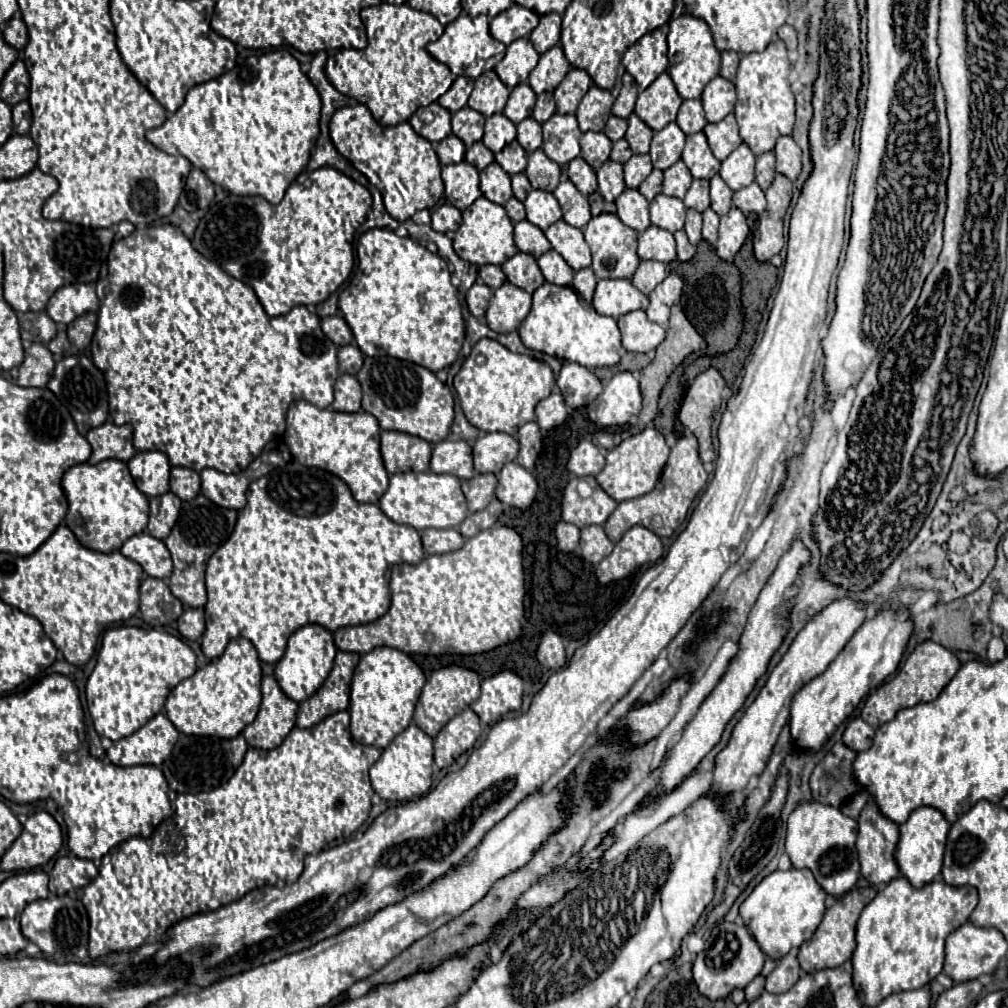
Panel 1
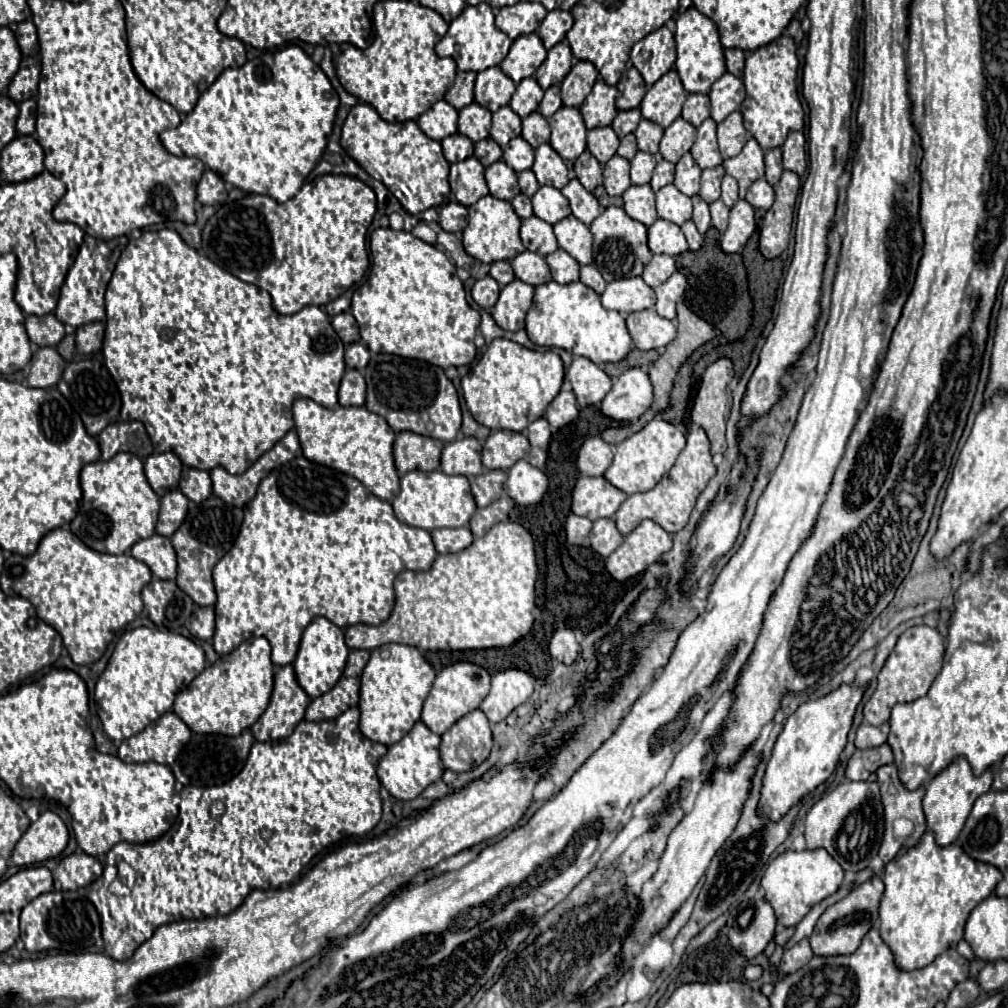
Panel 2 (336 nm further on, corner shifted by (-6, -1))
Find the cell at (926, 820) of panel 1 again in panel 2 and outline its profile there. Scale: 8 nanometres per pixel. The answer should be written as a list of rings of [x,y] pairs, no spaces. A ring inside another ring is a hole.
[[[959,757],[925,785],[925,797],[923,797],[925,821],[927,821],[929,831],[935,835],[935,843],[939,847],[947,847],[947,845],[955,843],[957,835],[961,833],[961,829],[971,813],[971,805],[975,803],[975,799],[979,795],[983,795],[991,789],[991,781],[993,781],[991,771],[985,771],[981,777],[975,777],[969,763],[965,761],[965,757]]]

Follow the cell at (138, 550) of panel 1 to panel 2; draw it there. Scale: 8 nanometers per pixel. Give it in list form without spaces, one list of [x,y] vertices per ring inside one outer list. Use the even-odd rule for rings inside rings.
[[[151,535],[133,545],[131,555],[143,561],[159,579],[173,581],[177,575],[177,559],[171,541],[163,535]]]

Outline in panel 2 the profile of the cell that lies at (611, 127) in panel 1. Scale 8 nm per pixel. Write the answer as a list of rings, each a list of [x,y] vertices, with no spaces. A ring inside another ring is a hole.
[[[629,109],[629,111],[619,111],[615,121],[611,123],[613,131],[617,133],[617,137],[625,137],[627,133],[633,133],[635,127],[641,121],[641,111],[639,109]]]

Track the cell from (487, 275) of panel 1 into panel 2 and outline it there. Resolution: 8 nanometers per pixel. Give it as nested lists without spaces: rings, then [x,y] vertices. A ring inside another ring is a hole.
[[[495,261],[495,263],[491,263],[489,275],[499,283],[499,287],[505,287],[507,283],[511,283],[515,279],[515,273],[513,273],[509,261]]]

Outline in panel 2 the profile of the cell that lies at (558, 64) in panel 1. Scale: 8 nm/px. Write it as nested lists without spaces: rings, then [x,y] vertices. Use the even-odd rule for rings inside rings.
[[[561,41],[547,53],[547,59],[537,69],[535,79],[541,89],[549,89],[551,85],[561,85],[563,77],[571,71],[571,67],[573,67],[571,47],[567,41]]]

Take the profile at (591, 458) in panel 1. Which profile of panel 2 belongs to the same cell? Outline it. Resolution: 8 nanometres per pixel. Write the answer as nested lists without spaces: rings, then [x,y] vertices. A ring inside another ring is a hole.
[[[589,437],[579,449],[577,455],[577,469],[581,475],[603,475],[607,467],[613,461],[613,451],[611,447],[601,439],[601,437]]]

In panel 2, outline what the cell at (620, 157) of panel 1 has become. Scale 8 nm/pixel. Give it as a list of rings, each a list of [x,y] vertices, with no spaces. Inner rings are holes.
[[[629,133],[629,135],[625,135],[625,137],[621,139],[621,145],[619,145],[619,149],[617,149],[617,155],[631,161],[637,151],[639,151],[639,149],[637,149],[637,143],[635,143],[635,135]]]

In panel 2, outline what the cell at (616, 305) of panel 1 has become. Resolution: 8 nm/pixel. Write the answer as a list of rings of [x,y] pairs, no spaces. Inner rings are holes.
[[[641,277],[619,279],[607,283],[605,293],[601,295],[601,303],[605,309],[627,315],[633,311],[651,309],[655,305],[655,291]]]

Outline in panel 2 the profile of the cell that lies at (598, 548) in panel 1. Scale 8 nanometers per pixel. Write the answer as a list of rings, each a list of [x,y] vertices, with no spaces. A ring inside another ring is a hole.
[[[597,519],[589,533],[589,541],[601,557],[609,557],[623,543],[623,535],[617,531],[613,519]]]

